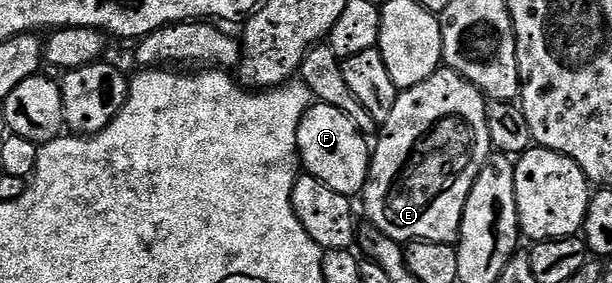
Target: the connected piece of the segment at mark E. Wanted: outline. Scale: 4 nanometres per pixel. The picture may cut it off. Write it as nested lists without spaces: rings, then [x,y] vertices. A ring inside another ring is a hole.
[[[445,66],[439,67],[424,82],[399,91],[392,114],[388,114],[377,133],[378,145],[373,145],[370,157],[370,179],[360,193],[362,204],[366,207],[365,219],[388,238],[399,242],[427,240],[457,245],[468,194],[484,162],[492,155],[487,103],[479,88]]]

